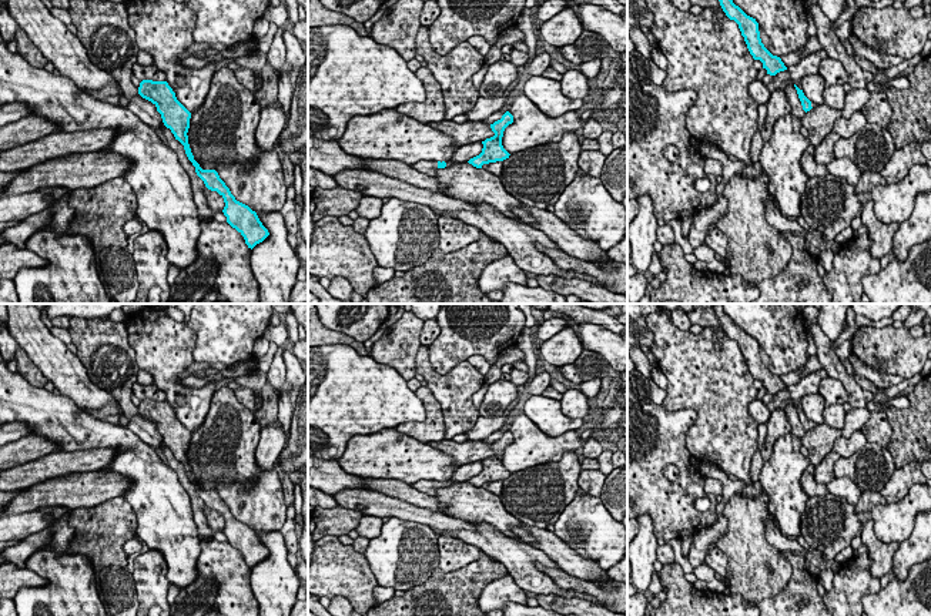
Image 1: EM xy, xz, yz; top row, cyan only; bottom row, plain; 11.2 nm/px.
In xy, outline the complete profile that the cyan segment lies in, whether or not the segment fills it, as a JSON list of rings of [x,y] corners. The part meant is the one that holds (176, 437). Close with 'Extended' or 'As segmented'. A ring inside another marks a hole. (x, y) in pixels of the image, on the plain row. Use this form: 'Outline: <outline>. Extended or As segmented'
Outline: [[[143,399],[138,406],[138,414],[157,426],[164,445],[184,465],[188,479],[195,486],[195,492],[204,500],[205,506],[217,510],[224,518],[225,526],[222,532],[227,536],[227,542],[244,556],[248,568],[252,569],[257,563],[262,562],[269,552],[259,540],[257,532],[235,519],[215,489],[202,489],[194,479],[187,455],[191,432],[177,419],[168,402]]]. As segmented

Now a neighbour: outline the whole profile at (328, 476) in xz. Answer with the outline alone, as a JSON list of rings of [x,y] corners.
[[[308,455],[308,485],[328,495],[345,489],[365,489],[361,476],[345,472],[336,461]]]

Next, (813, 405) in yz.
[[[820,392],[806,395],[801,398],[801,409],[804,415],[817,425],[824,424],[824,408],[825,408],[825,401]]]

